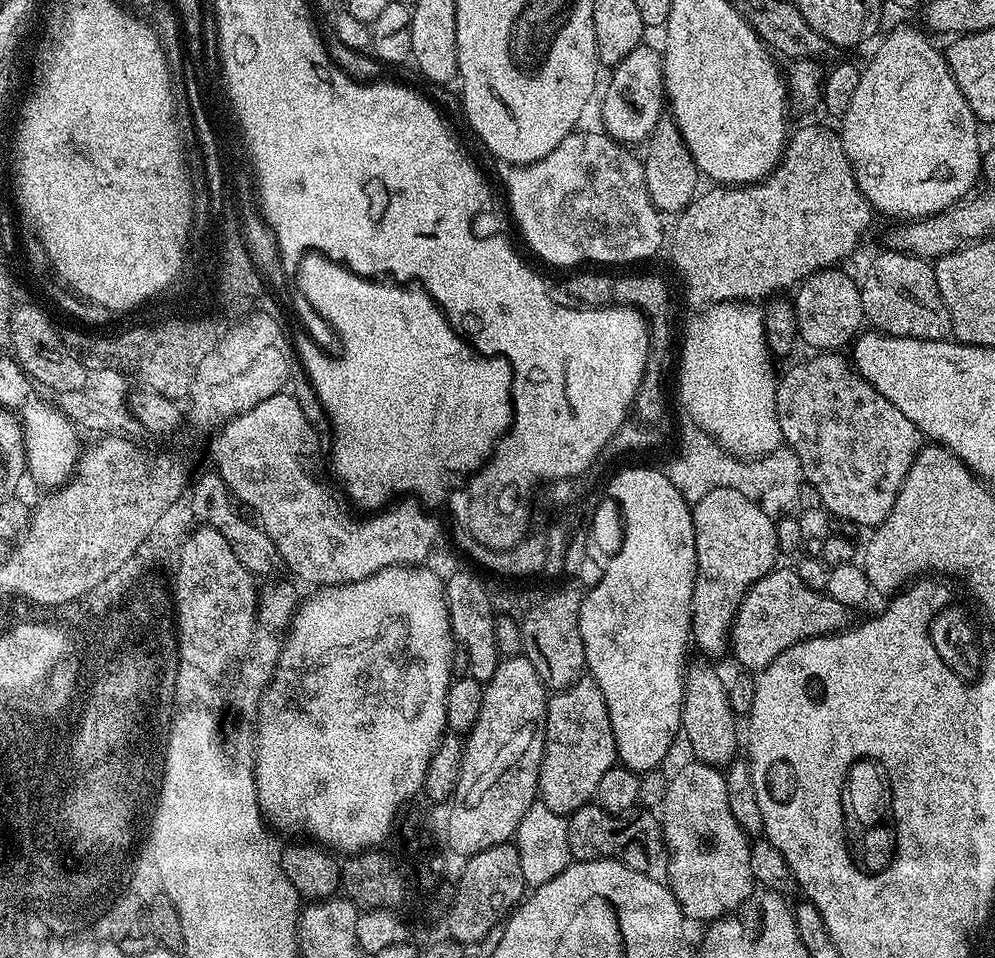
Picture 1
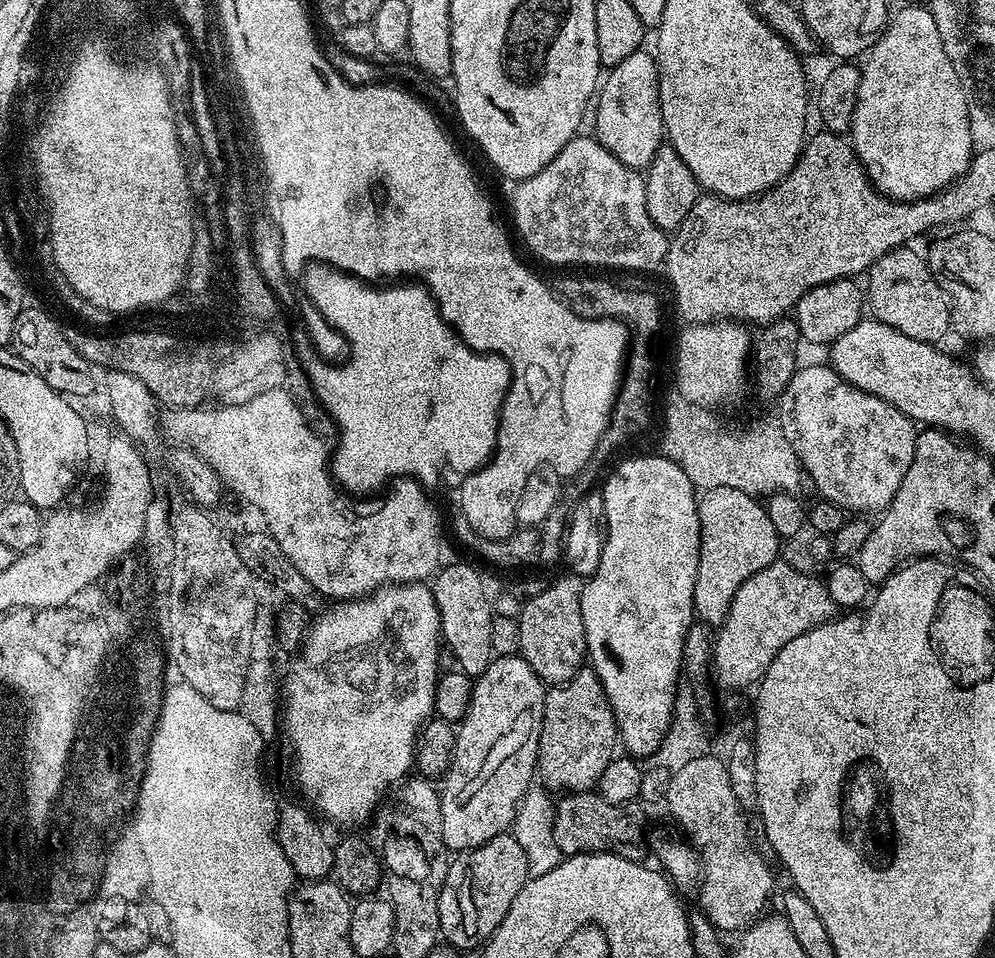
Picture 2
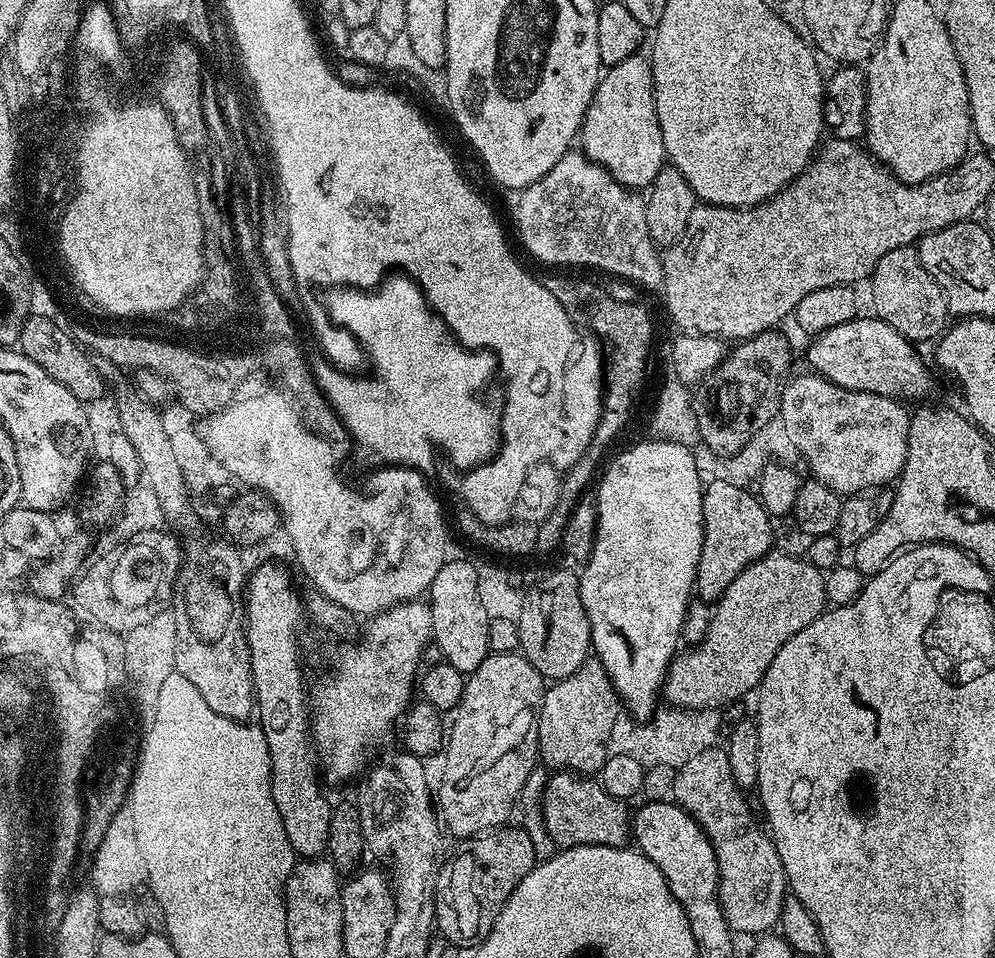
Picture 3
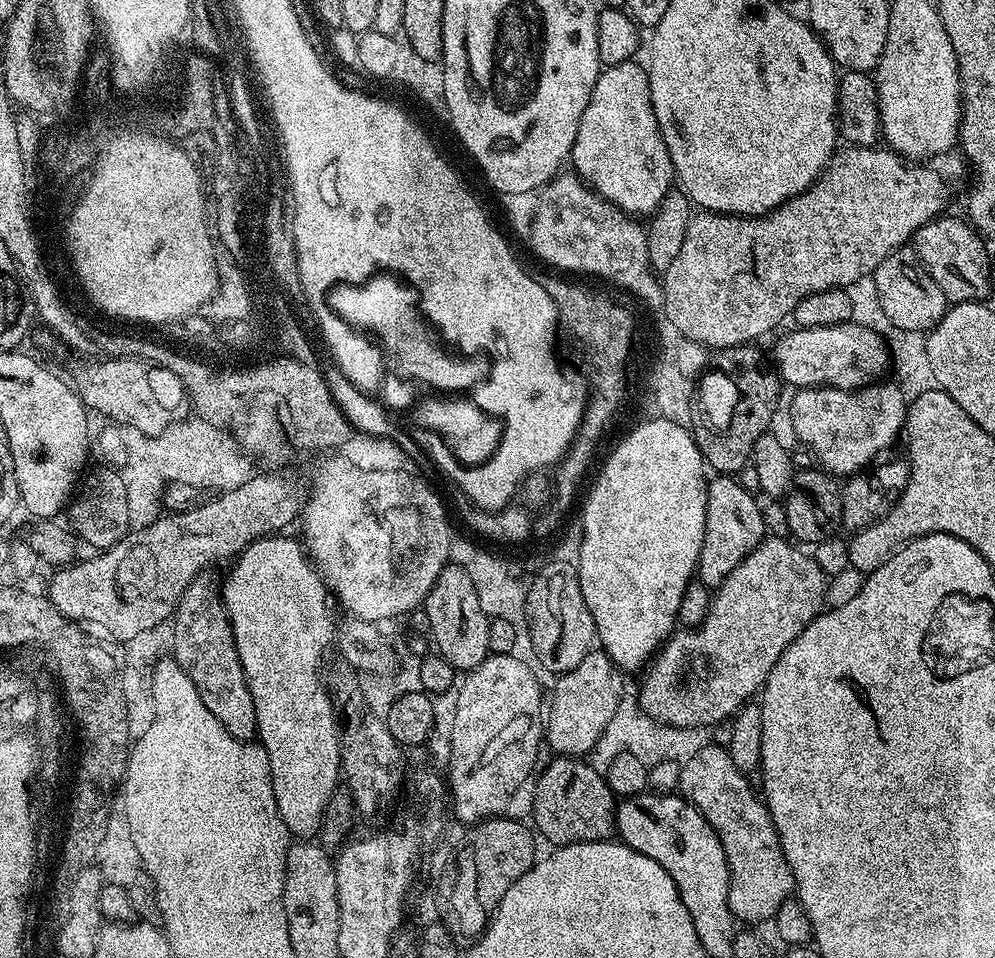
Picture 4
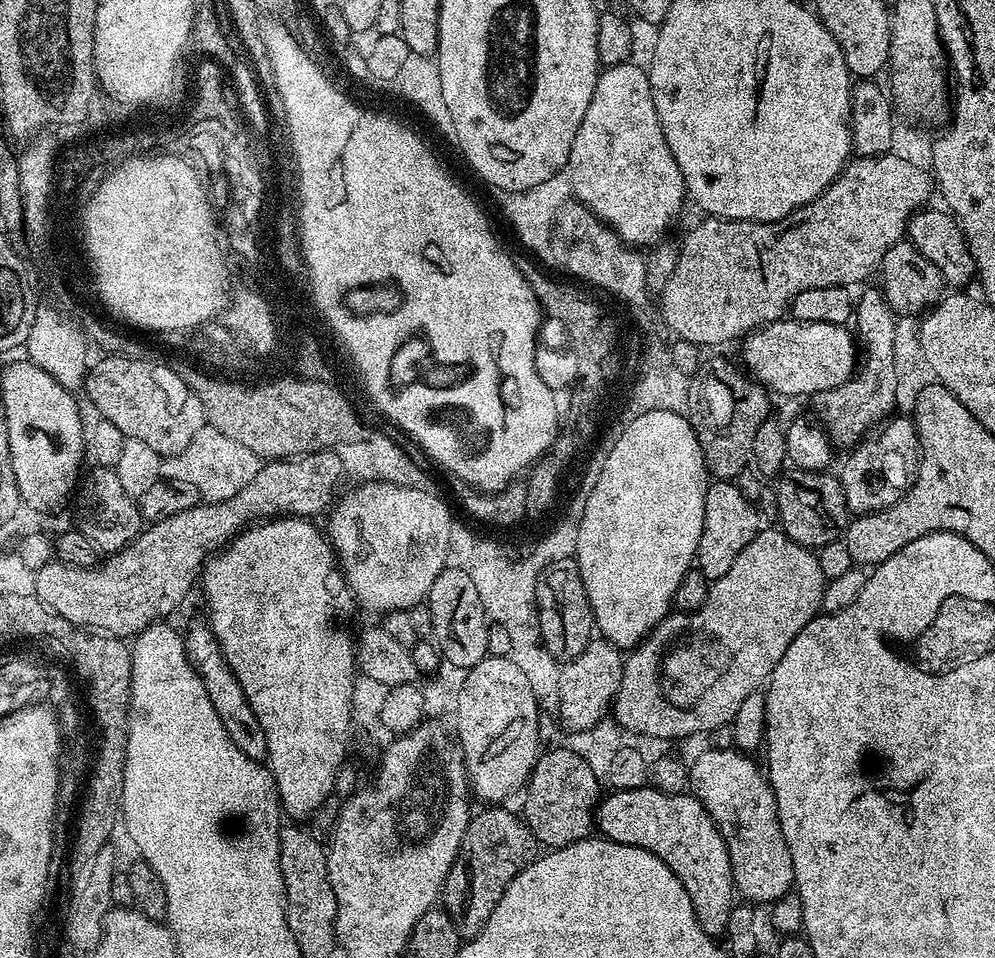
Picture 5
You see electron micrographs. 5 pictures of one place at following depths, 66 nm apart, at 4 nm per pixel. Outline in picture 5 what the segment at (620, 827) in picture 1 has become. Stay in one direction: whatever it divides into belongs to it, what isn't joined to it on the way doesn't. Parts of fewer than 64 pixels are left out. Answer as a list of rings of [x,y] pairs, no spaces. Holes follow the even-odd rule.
[[[557,746],[541,751],[524,796],[522,819],[545,849],[555,850],[589,839],[594,832],[596,810],[602,799],[601,777],[590,770],[590,762],[574,750]]]

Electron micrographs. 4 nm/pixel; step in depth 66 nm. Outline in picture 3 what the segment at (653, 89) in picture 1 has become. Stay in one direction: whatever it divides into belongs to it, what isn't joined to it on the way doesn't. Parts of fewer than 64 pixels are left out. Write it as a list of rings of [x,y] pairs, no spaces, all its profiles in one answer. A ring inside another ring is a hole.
[[[637,54],[626,58],[626,62],[611,65],[601,75],[578,137],[585,156],[601,164],[619,184],[633,190],[647,189],[666,166],[662,126],[658,126],[652,89],[652,66],[642,57]]]

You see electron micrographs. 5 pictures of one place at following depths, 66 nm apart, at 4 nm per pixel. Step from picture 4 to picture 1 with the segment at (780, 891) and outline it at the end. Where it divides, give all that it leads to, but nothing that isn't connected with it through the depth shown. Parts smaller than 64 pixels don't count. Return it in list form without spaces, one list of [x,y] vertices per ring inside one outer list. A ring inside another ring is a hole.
[[[693,762],[668,776],[662,805],[662,831],[666,857],[668,856],[666,883],[672,889],[672,896],[678,902],[680,911],[689,921],[722,920],[735,913],[739,904],[747,902],[754,886],[751,870],[752,845],[749,833],[744,832],[742,826],[738,826],[738,818],[734,818],[734,813],[730,810],[724,773],[717,765]]]

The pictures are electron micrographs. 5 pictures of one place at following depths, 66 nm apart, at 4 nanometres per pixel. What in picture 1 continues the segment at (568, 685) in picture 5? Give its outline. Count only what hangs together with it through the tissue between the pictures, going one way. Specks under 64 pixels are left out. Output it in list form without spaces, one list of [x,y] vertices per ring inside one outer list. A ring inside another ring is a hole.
[[[585,674],[568,688],[561,688],[555,694],[549,695],[544,723],[544,753],[538,778],[540,802],[558,815],[567,817],[595,797],[602,774],[613,768],[617,760],[614,730],[610,726],[610,710],[606,710],[606,698],[602,698],[602,690],[591,675]]]

